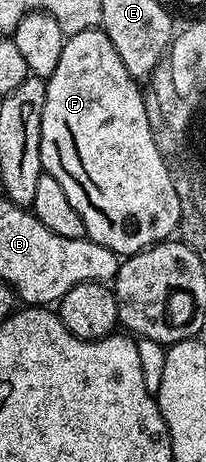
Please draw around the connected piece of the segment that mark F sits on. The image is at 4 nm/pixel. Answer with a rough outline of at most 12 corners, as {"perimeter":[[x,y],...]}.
{"perimeter":[[104,29],[45,80],[41,170],[118,257],[179,193]]}

